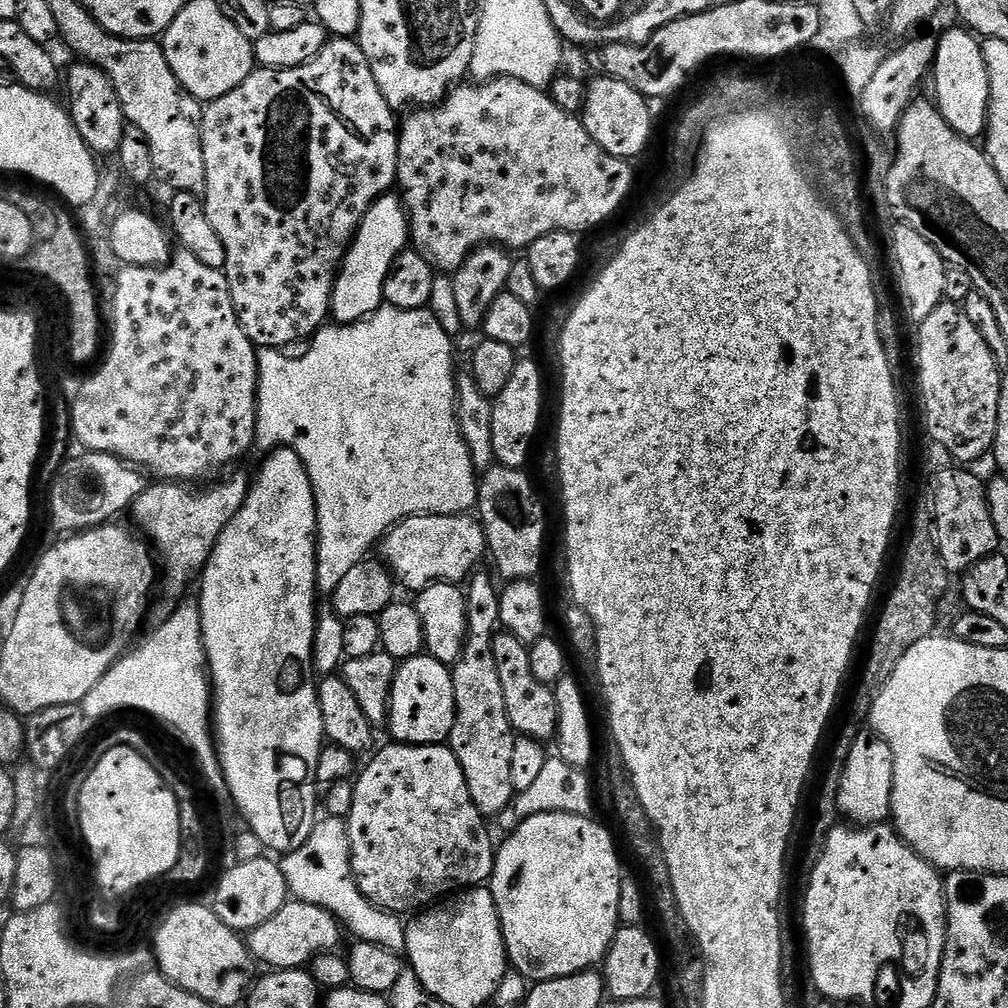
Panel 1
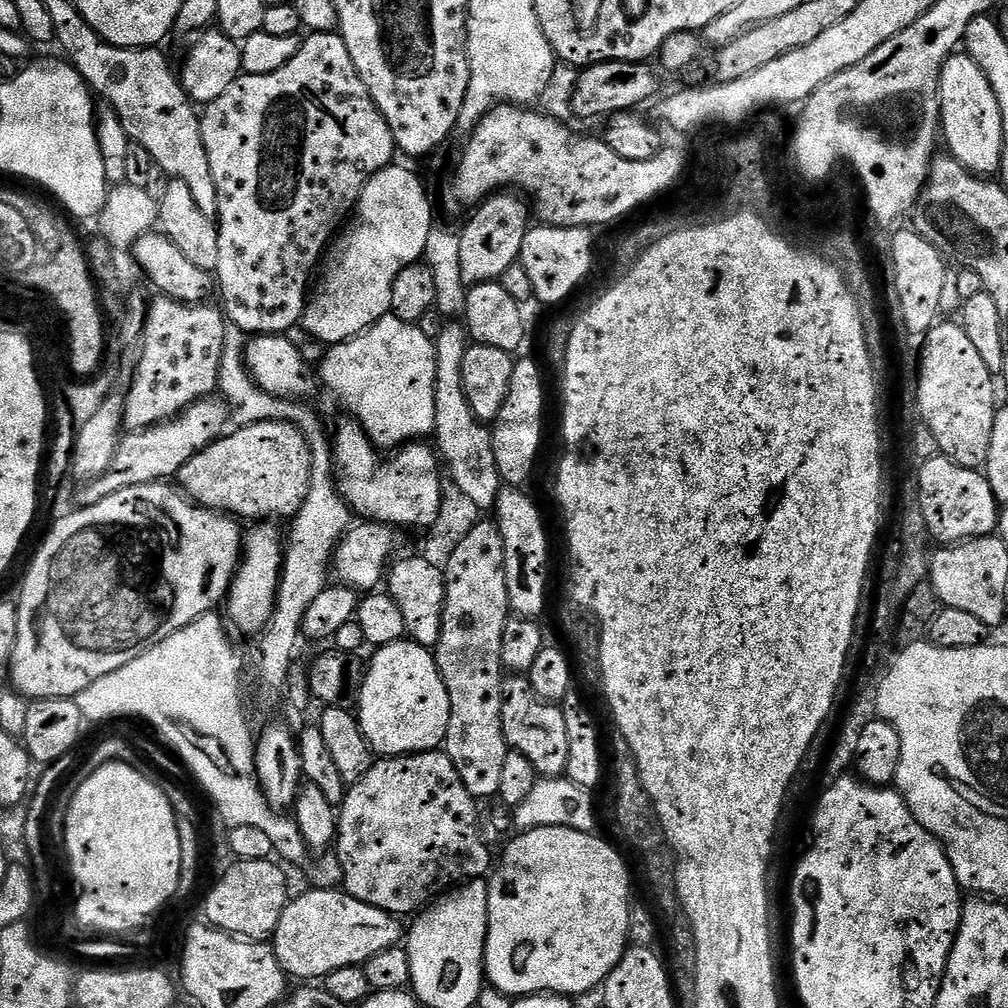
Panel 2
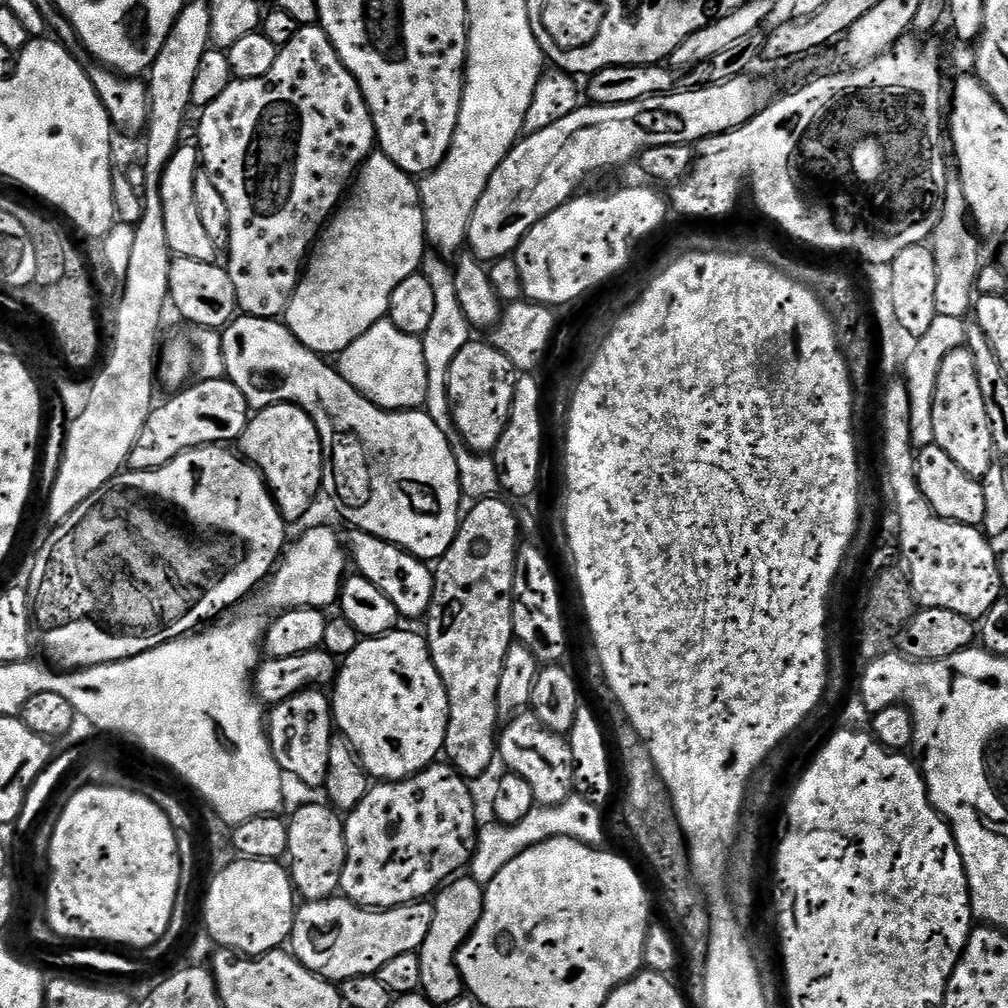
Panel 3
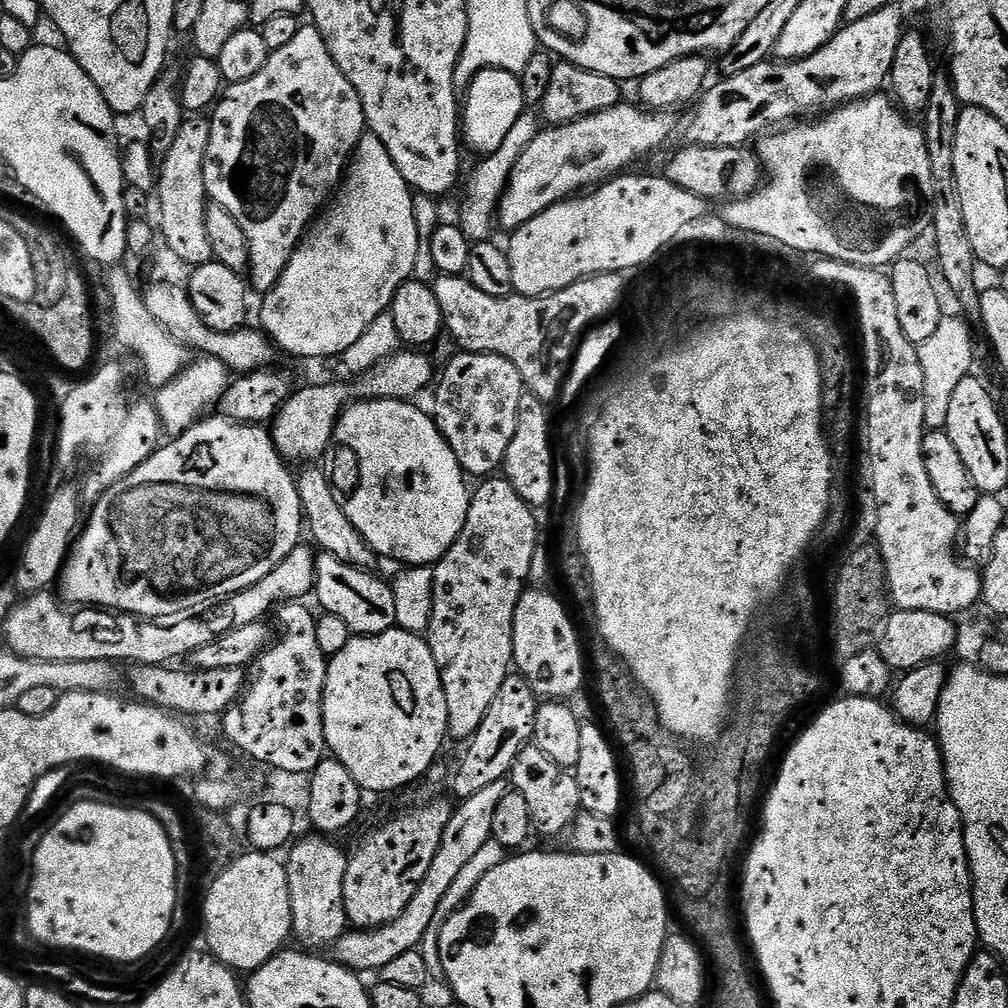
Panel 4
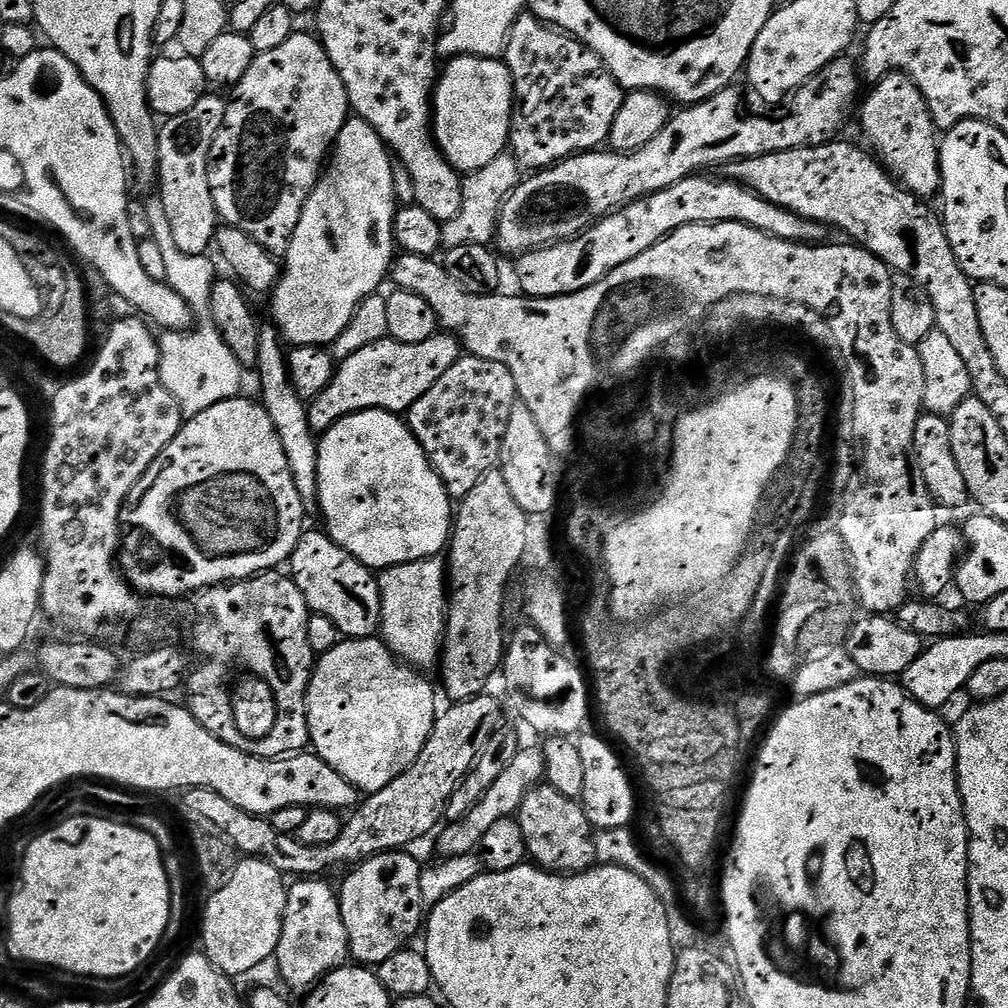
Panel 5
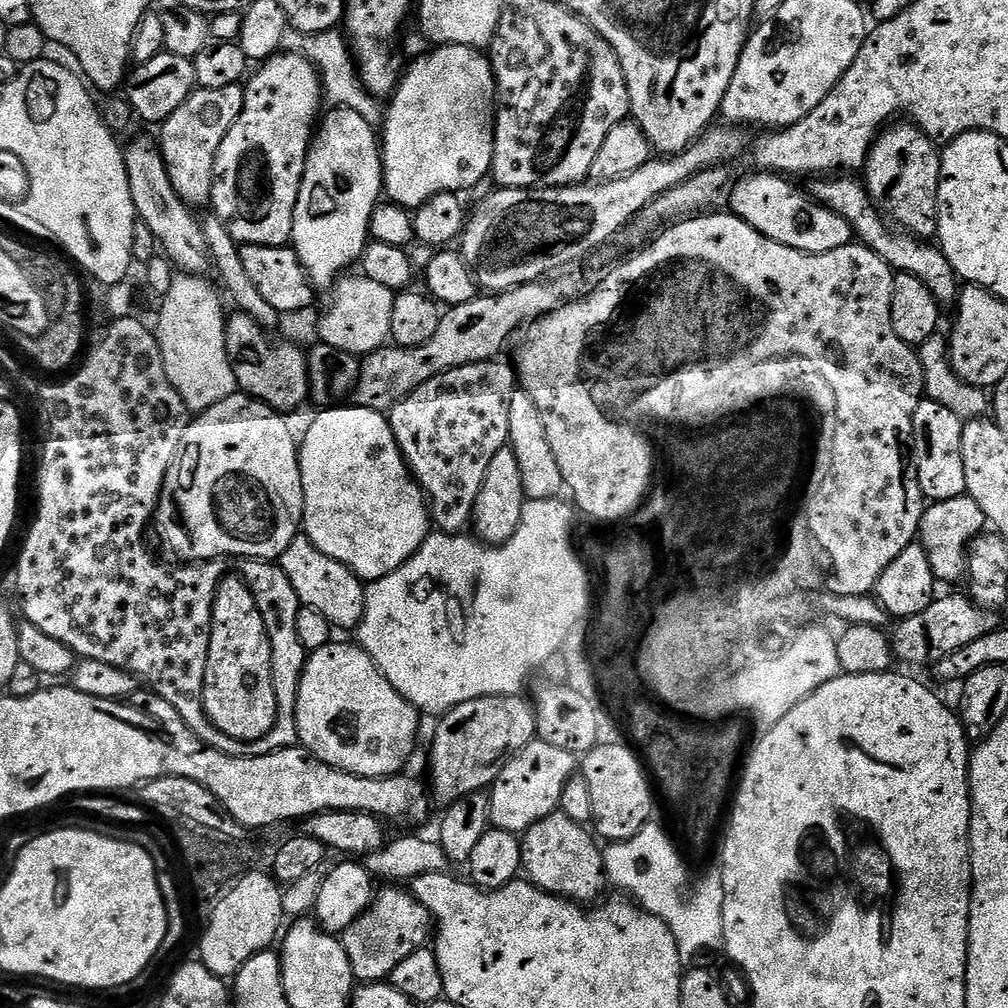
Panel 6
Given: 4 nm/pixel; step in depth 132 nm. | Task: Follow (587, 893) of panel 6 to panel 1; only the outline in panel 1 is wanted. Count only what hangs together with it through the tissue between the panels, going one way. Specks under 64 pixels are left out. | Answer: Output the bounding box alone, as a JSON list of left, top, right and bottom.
[494,631,558,742]

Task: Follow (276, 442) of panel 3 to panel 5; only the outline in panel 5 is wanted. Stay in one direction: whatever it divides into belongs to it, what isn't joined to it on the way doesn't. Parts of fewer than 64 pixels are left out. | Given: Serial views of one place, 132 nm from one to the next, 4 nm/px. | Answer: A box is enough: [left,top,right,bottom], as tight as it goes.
[307,330,461,434]

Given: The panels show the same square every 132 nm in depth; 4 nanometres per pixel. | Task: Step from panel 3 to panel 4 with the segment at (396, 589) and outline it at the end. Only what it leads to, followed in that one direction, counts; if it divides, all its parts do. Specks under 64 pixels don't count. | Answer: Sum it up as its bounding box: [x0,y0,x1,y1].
[295,466,378,570]

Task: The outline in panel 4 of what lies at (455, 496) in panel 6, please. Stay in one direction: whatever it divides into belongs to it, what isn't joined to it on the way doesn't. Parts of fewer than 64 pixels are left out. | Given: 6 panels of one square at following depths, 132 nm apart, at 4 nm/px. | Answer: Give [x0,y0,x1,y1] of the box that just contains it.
[430,351,526,478]

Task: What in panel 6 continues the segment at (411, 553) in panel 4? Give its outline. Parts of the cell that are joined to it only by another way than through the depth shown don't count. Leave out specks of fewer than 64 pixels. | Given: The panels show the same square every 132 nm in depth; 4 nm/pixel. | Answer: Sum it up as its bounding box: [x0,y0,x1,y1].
[299,406,430,582]

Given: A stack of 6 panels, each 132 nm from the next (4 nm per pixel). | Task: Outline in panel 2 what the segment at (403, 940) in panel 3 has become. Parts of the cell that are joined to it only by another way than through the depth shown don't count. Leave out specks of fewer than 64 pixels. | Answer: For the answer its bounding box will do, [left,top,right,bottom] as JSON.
[270,886,401,982]

